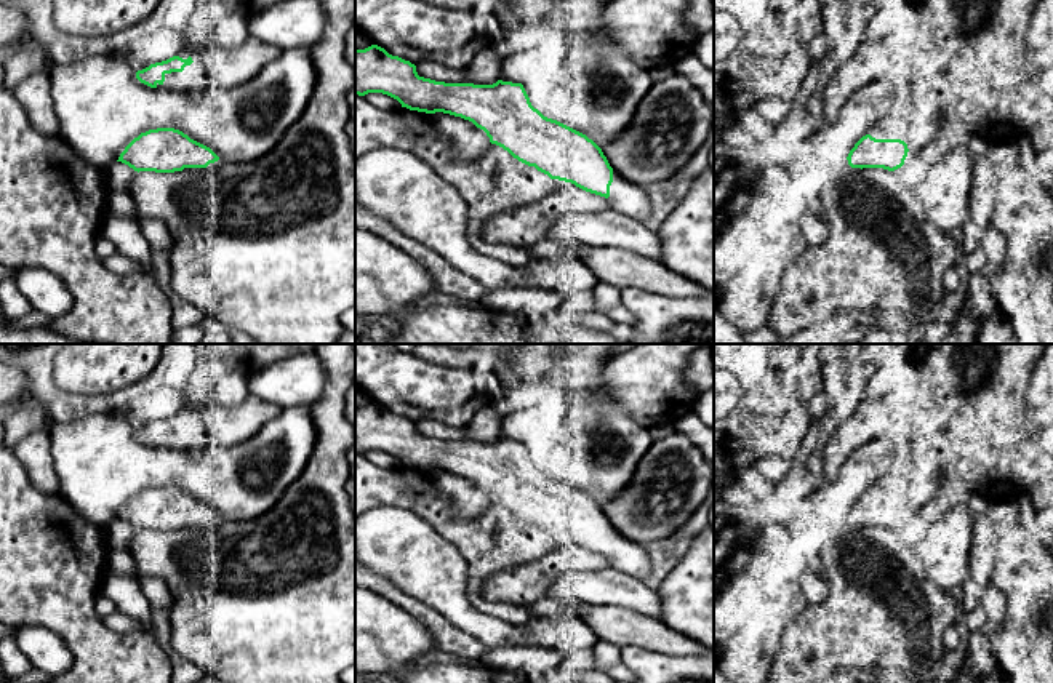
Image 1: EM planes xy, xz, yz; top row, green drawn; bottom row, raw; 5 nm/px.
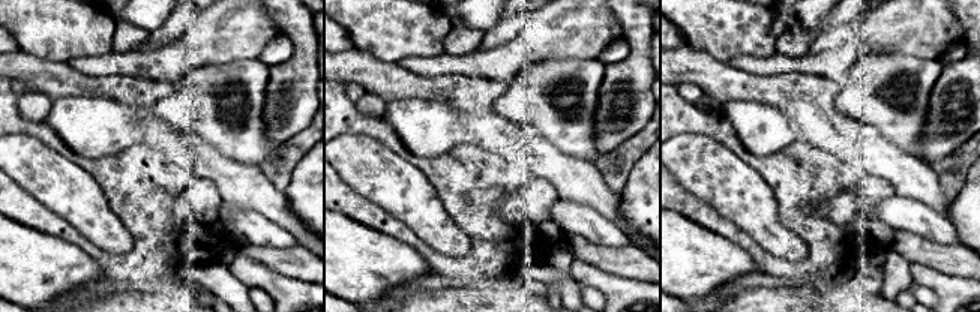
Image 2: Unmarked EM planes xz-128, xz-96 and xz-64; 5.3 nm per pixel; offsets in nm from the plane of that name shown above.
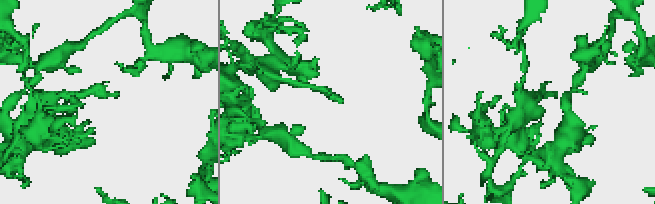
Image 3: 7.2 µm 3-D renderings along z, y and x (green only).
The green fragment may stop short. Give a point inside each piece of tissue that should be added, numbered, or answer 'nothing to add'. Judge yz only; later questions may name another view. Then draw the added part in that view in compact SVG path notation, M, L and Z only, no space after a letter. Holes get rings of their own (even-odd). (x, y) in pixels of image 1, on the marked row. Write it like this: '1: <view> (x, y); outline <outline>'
1: yz (890, 127); outline M887 114L883 118L874 123L866 134L871 134L875 139L901 139L907 144L909 149L907 125L901 118L893 117L890 114Z

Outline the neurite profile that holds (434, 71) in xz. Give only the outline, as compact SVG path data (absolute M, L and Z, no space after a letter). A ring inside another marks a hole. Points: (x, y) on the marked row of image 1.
M435 61L422 62L416 66L419 77L430 78L445 83L467 83L469 74L466 69L453 69L442 66Z

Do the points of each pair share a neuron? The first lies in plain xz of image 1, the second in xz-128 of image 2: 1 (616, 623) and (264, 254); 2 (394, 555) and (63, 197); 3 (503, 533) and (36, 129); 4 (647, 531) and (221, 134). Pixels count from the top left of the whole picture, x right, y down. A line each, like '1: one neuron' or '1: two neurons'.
1: one neuron
2: one neuron
3: one neuron
4: two neurons

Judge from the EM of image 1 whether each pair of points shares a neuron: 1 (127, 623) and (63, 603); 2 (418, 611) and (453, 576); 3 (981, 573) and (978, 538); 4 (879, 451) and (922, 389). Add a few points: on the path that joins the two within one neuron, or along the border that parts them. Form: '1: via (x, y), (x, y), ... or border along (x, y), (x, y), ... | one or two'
1: border along (101, 618), (114, 631), (138, 632) | two
2: border along (394, 583), (410, 595), (431, 605), (456, 626) | two
3: via (981, 565), (981, 546) | one
4: border along (887, 435), (890, 440), (888, 471) | two

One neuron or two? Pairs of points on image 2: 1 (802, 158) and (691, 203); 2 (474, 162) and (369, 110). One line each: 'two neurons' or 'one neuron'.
1: one neuron
2: two neurons

